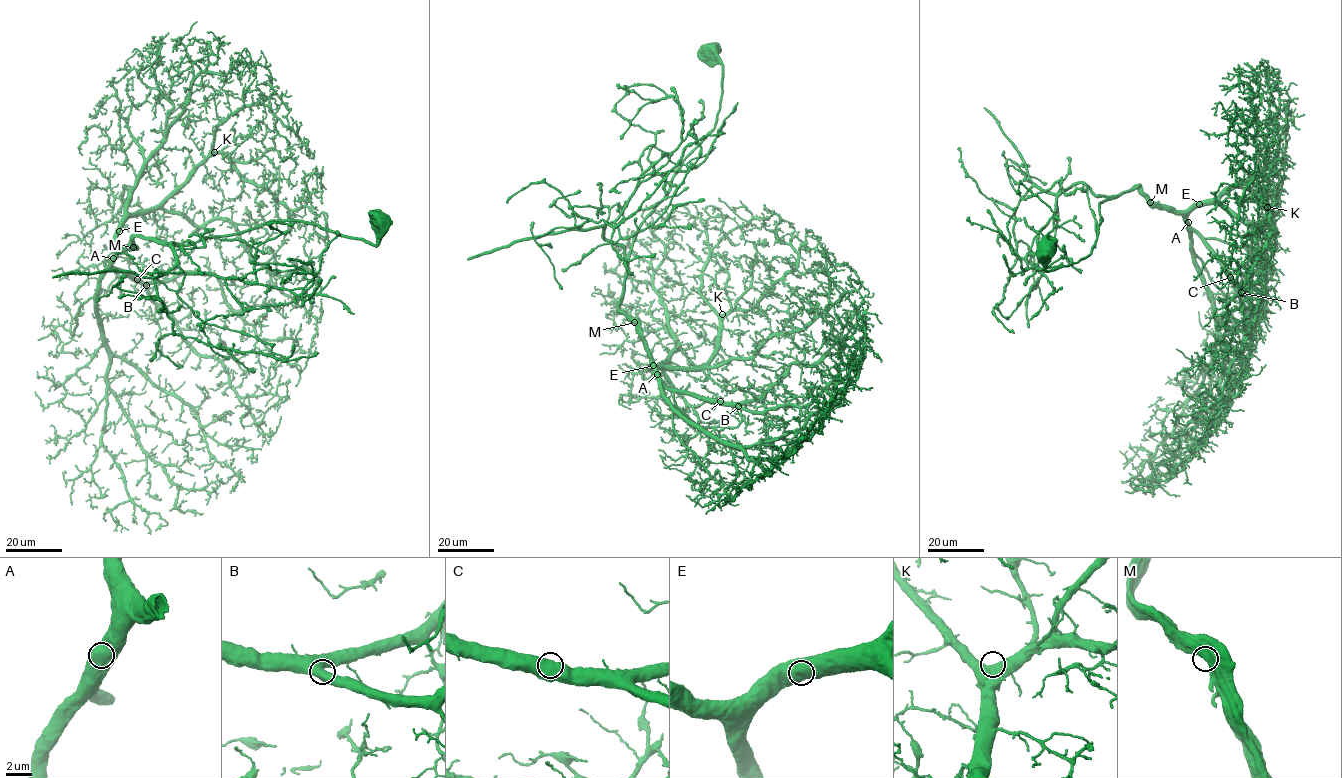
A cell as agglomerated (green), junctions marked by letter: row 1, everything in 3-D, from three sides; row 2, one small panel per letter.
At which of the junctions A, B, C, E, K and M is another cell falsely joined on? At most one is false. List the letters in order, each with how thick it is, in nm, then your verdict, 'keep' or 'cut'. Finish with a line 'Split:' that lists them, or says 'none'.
A: calibre 1050 nm; keep
B: calibre 850 nm; keep
C: calibre 1000 nm; keep
E: calibre 900 nm; keep
K: calibre 850 nm; keep
M: calibre 1000 nm; keep
Split: none

